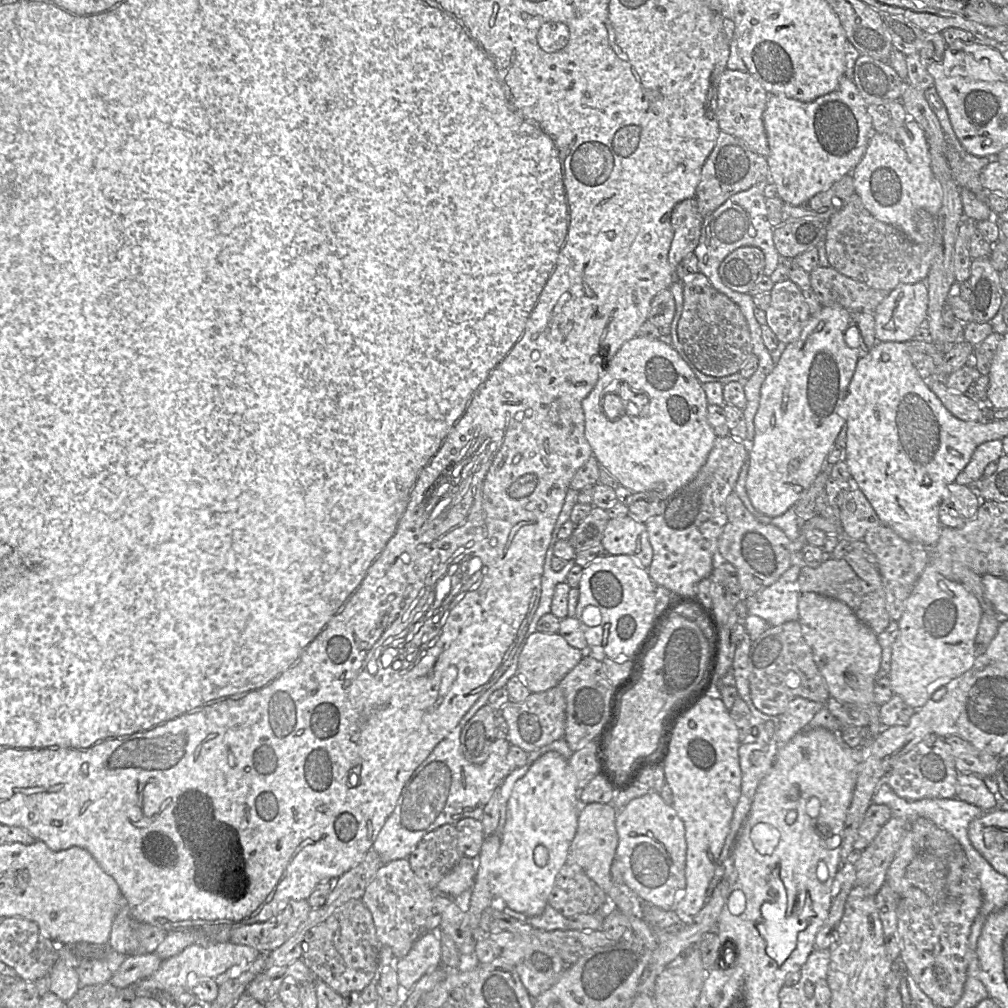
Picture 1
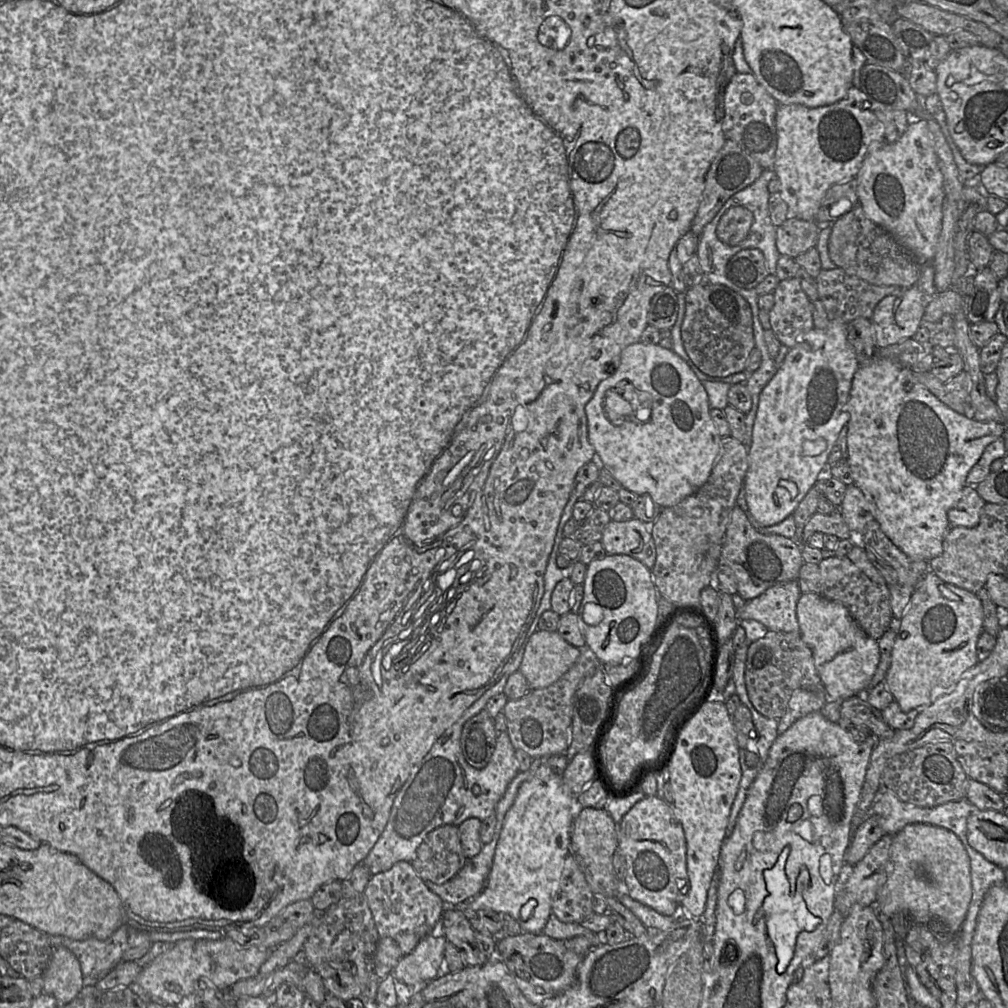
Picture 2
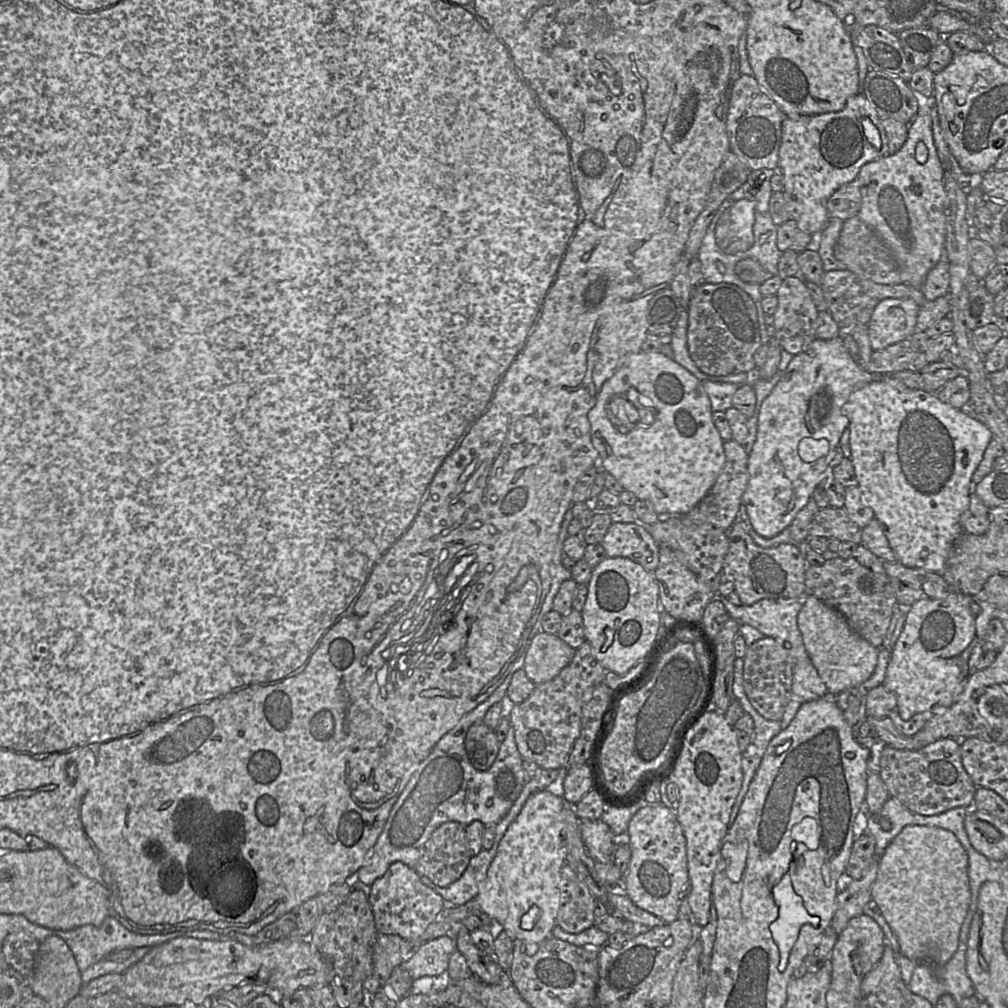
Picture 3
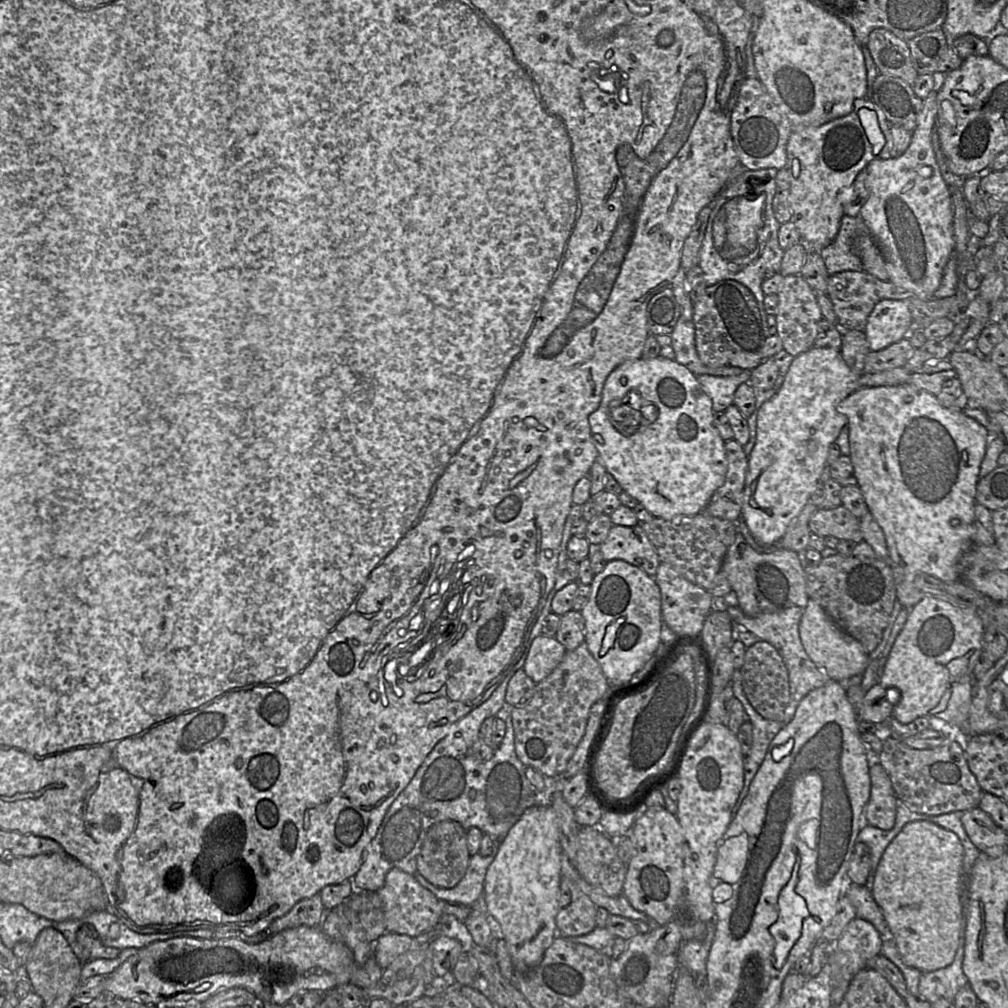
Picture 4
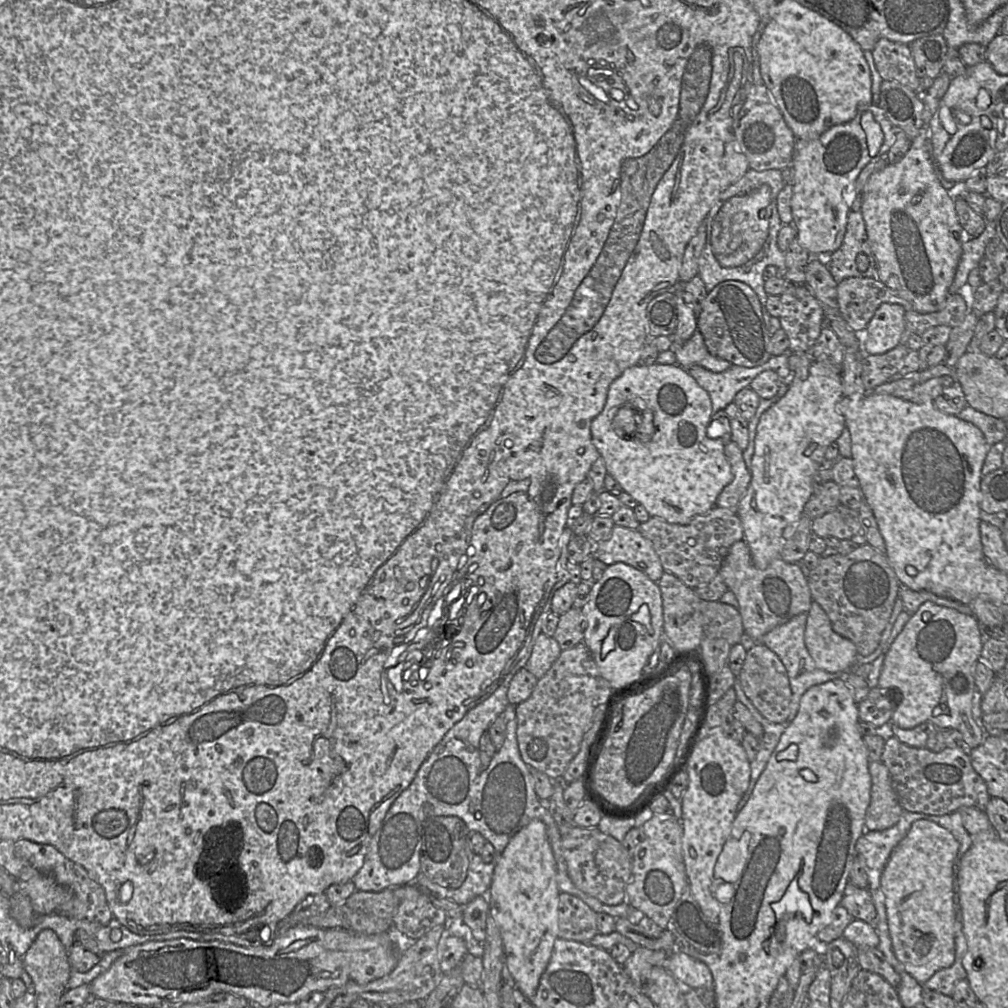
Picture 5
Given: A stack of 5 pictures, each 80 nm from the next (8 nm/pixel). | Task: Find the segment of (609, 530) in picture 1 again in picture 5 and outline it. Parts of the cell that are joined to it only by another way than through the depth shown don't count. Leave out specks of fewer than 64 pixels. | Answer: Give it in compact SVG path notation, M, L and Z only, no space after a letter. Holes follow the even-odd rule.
M615 524L610 537L594 545L592 556L607 566L617 562L626 563L643 572L653 582L658 582L664 573L651 541L638 529Z

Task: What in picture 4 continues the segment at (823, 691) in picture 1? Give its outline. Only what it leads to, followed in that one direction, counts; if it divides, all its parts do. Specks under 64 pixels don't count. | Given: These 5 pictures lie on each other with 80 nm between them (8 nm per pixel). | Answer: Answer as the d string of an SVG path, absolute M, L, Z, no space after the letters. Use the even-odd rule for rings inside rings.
M763 640L748 647L740 672L744 694L752 707L765 719L782 722L789 703L789 676L776 648Z

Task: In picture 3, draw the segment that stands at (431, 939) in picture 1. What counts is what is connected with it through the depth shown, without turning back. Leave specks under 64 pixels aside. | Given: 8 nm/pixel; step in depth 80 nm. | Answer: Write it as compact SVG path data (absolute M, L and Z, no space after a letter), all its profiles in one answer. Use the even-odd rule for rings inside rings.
M443 935L417 946L401 966L410 973L413 980L422 976L444 978L449 956L456 949L455 939Z

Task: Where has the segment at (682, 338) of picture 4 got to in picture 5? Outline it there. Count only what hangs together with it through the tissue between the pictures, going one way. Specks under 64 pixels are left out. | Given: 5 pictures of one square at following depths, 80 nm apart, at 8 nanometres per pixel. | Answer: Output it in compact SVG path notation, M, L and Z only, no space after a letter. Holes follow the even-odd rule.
M698 329L683 344L673 343L671 350L676 354L677 364L685 369L699 365L712 372L720 373L726 371L732 365L730 362L709 353Z

